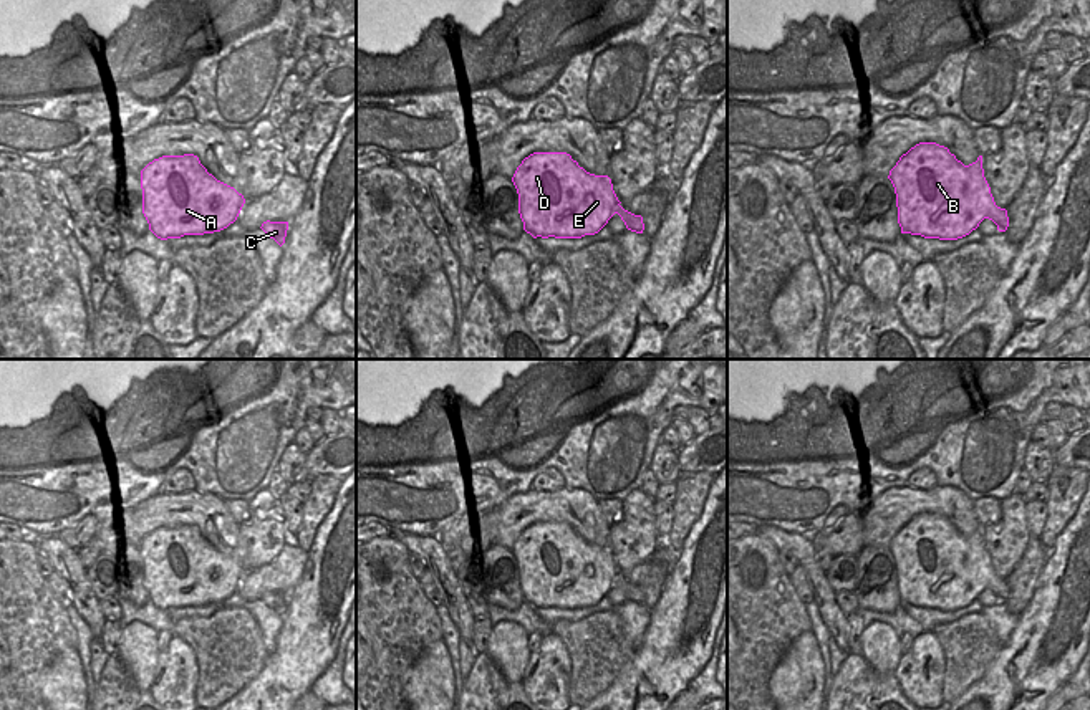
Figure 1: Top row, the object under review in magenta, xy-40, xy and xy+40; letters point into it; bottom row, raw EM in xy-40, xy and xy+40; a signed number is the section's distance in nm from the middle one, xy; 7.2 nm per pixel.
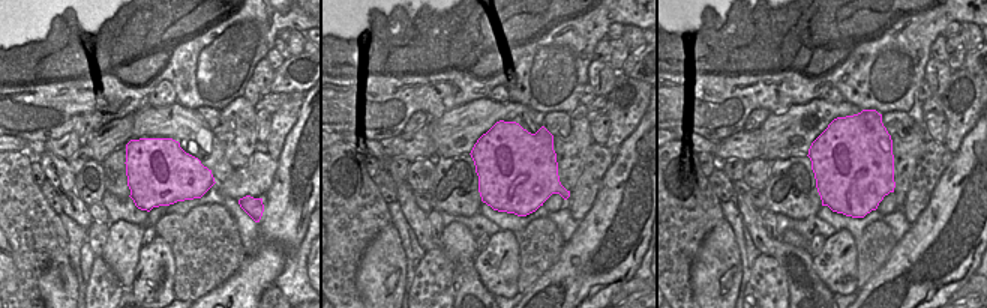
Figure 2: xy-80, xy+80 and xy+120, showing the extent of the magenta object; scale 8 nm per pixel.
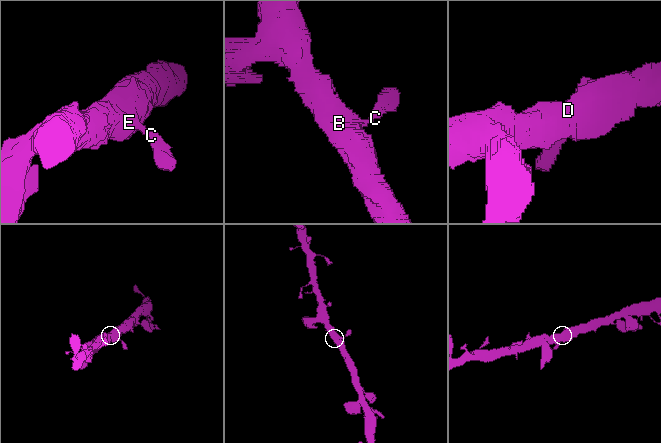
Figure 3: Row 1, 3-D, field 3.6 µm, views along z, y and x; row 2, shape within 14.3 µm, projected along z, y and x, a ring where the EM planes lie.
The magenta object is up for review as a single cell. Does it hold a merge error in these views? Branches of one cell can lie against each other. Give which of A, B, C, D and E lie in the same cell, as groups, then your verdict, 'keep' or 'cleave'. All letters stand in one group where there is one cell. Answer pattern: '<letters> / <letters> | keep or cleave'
A B C D E | keep

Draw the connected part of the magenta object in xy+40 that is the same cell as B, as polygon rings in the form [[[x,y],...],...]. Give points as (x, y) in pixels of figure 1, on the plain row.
[[[919,513],[899,528],[888,549],[896,564],[901,604],[957,611],[976,601],[984,589],[992,591],[999,602],[1006,602],[1009,597],[1007,581],[996,576],[984,548],[982,526],[964,536],[948,518]]]

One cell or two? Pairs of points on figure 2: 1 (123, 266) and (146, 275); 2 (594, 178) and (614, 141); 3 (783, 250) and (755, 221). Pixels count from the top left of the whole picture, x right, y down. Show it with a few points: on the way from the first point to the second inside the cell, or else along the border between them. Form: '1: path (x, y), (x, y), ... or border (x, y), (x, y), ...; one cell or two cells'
1: border (141, 245), (137, 254), (134, 281), (128, 289); two cells
2: border (605, 144), (614, 155); two cells
3: path (774, 248), (756, 230); one cell

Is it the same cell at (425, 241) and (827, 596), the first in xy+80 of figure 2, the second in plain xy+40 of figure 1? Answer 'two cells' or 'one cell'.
one cell

